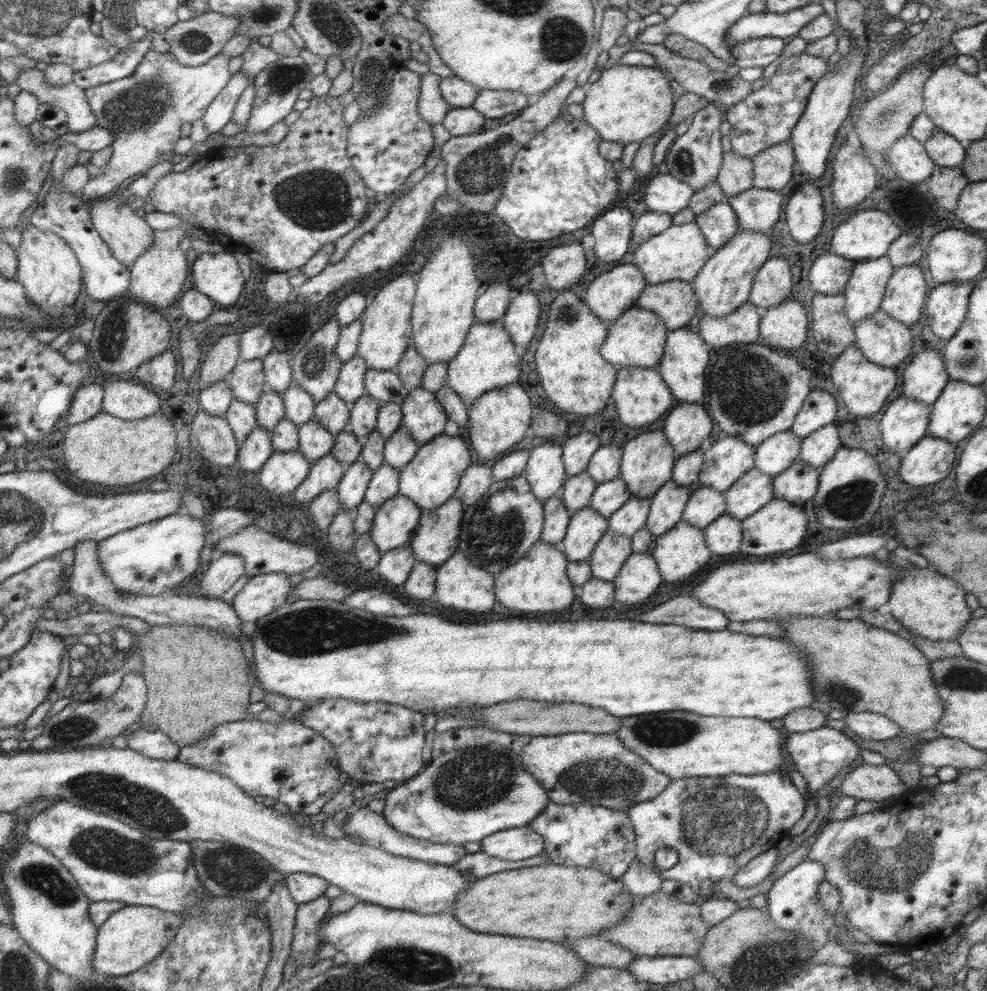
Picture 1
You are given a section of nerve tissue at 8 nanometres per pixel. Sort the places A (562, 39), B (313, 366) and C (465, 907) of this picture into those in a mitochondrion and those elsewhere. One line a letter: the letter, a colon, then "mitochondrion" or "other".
A: mitochondrion
B: mitochondrion
C: other

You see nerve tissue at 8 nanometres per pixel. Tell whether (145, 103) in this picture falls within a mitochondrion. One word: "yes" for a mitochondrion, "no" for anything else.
yes

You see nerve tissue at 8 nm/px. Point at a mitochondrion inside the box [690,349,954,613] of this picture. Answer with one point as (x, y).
(756, 396)

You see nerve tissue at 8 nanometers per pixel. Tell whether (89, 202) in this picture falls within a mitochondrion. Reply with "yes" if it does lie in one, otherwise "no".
no

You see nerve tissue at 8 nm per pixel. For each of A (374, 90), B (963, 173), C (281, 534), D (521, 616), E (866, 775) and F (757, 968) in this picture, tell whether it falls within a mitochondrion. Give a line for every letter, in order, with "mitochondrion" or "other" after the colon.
A: mitochondrion
B: other
C: other
D: other
E: other
F: mitochondrion

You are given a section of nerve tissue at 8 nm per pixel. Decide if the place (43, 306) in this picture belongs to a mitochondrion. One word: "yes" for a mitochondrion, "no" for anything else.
no

